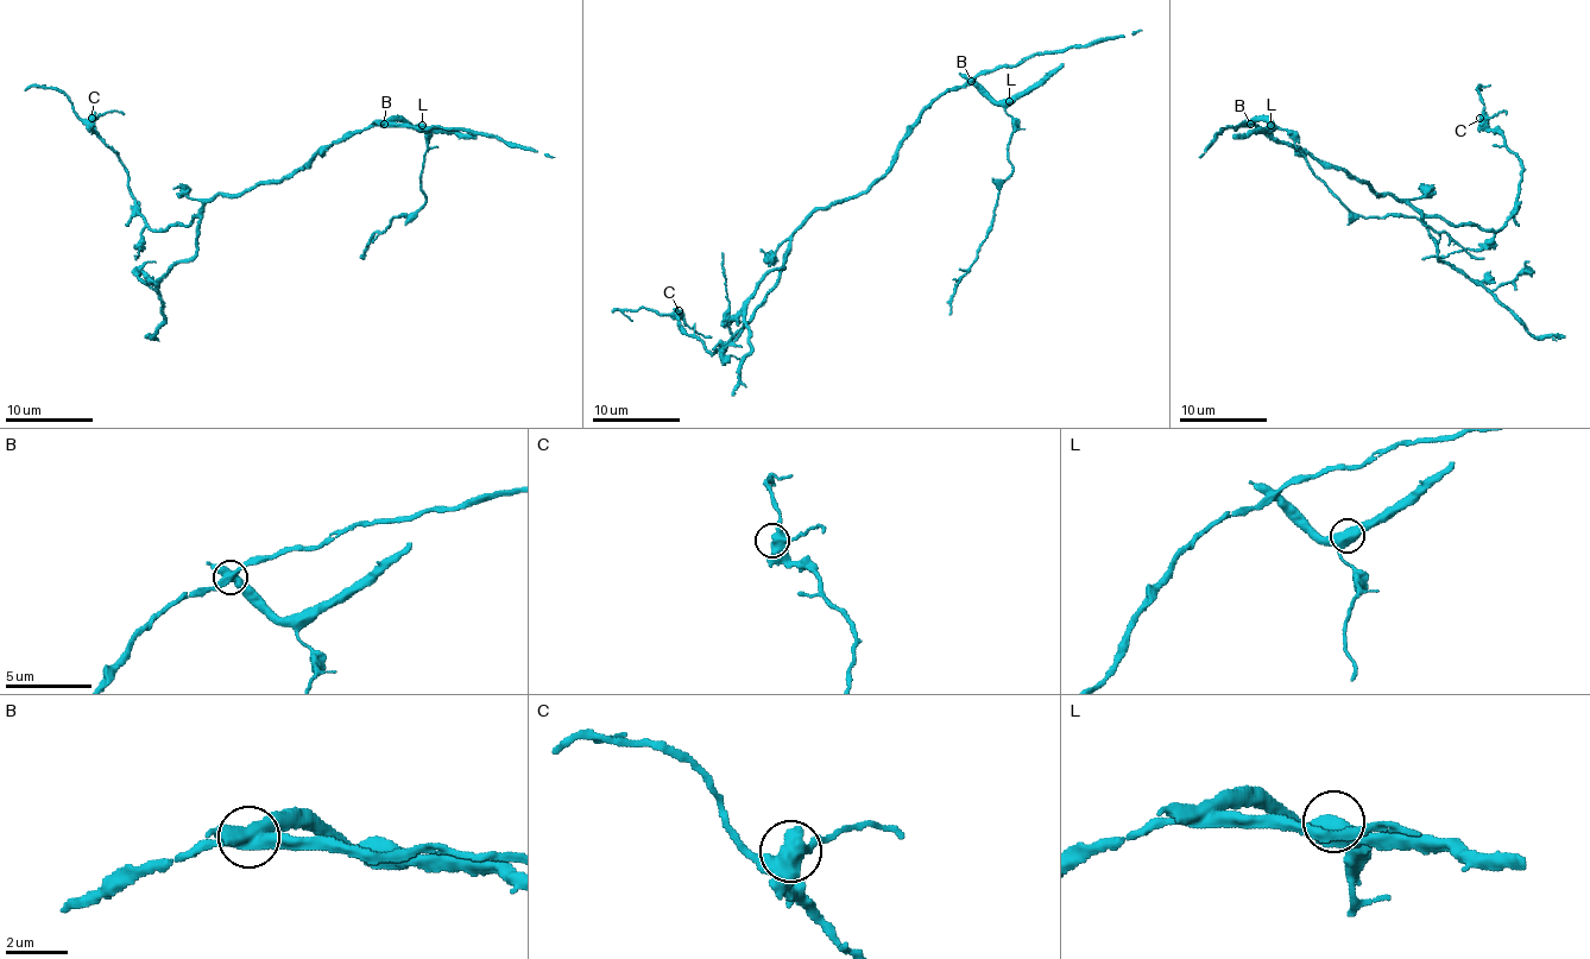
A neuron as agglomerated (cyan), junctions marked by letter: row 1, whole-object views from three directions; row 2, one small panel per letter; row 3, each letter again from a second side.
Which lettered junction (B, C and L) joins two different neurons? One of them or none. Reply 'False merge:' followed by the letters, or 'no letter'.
False merge: B

